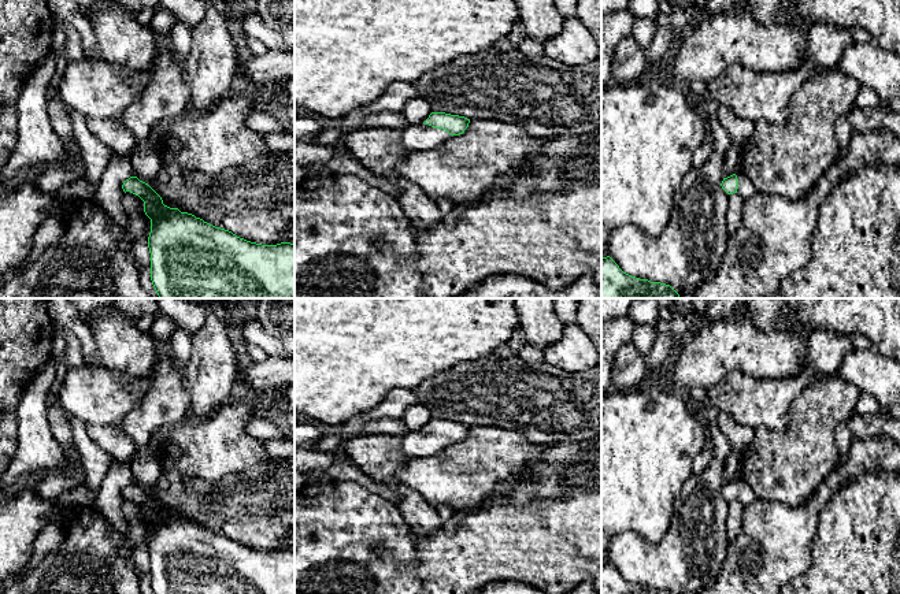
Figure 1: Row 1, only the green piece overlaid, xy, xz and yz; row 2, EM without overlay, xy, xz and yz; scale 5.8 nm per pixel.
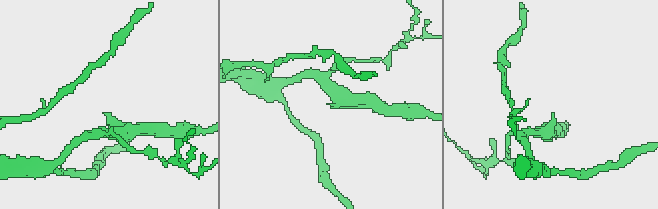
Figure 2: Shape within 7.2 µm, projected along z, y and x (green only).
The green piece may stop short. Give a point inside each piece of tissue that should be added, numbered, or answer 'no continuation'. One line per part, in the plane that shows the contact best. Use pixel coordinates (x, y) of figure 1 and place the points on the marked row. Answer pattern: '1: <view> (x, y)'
1: xz (414, 137)

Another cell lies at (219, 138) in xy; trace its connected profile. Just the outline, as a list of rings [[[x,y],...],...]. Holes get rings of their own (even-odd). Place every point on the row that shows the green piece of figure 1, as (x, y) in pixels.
[[[238,88],[205,114],[186,112],[166,122],[164,130],[175,135],[182,142],[182,148],[177,153],[162,153],[162,167],[175,163],[186,170],[218,175],[226,168],[242,166],[252,159],[271,156],[274,152],[266,144],[264,133],[245,125],[248,114],[255,108],[258,107],[253,97]]]

